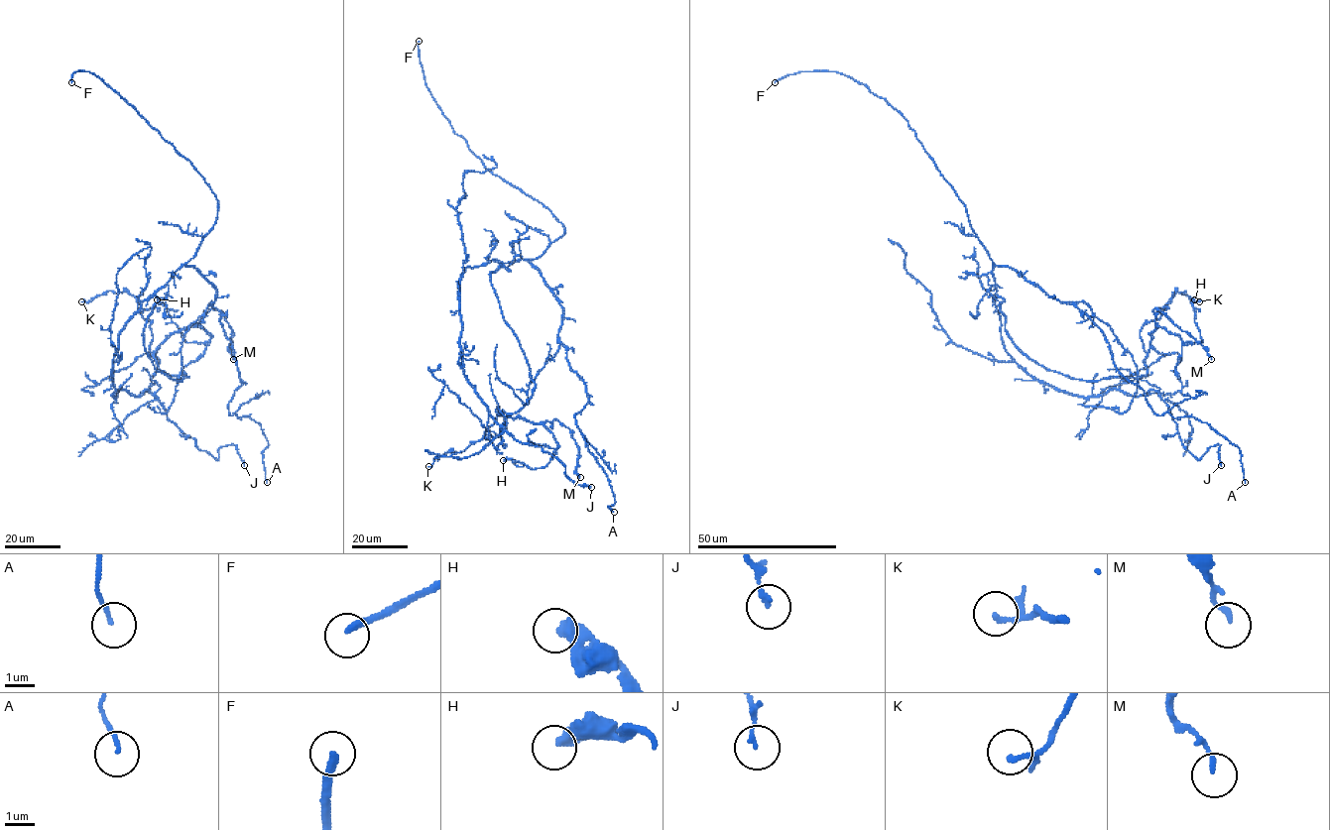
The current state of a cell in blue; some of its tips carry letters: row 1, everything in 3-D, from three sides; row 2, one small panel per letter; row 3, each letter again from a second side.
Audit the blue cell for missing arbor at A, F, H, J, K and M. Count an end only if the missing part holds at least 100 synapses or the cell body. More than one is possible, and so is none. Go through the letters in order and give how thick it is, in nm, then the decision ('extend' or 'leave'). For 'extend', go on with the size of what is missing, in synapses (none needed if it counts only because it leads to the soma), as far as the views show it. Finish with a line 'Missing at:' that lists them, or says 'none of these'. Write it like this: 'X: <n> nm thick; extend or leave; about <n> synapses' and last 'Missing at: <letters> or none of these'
A: 110 nm thick; leave
F: 240 nm thick; extend
H: 440 nm thick; leave
J: 130 nm thick; leave
K: 130 nm thick; leave
M: 150 nm thick; leave
Missing at: F

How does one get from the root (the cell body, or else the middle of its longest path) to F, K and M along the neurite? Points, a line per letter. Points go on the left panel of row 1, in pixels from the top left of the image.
F: (163, 298), (155, 293), (193, 257), (215, 220), (217, 199), (195, 168), (95, 73), (76, 71), (71, 82)
K: (163, 298), (143, 344), (158, 371), (181, 381), (159, 369), (134, 296), (81, 301)
M: (163, 298), (143, 331), (158, 371), (188, 377), (161, 371), (154, 352), (212, 308), (232, 331), (233, 359)

